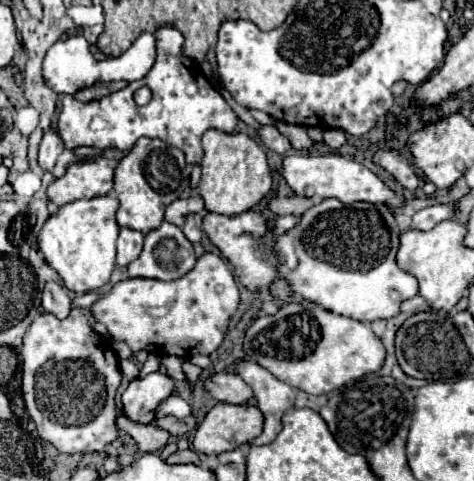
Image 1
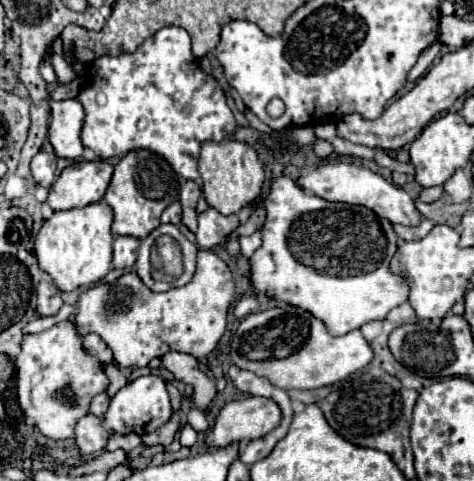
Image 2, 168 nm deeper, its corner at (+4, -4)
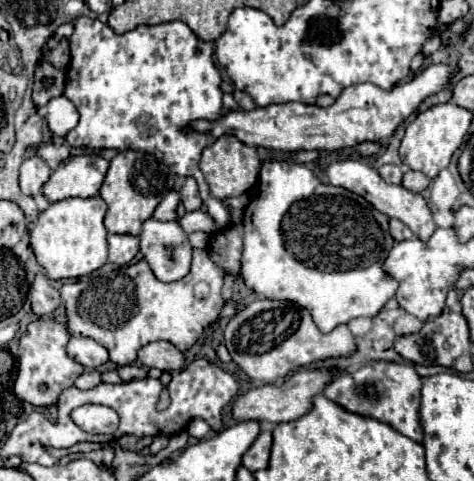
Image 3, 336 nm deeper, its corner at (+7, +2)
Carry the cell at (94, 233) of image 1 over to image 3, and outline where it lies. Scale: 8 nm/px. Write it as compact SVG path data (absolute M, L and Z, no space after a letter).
M95 195L89 199L65 199L45 209L31 231L31 247L37 263L51 279L83 277L107 263L107 229L103 225L107 213L105 201Z

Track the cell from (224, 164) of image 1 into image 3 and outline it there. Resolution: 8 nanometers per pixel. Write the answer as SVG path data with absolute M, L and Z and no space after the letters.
M221 135L213 145L203 149L199 169L203 171L205 181L209 183L211 195L215 199L223 201L223 199L229 199L229 197L243 195L245 191L249 191L257 183L261 161L257 157L255 147L243 145L235 135Z

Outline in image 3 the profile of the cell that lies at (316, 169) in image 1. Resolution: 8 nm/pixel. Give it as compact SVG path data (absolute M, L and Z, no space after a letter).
M347 159L347 161L335 161L331 165L327 165L325 169L325 175L329 177L329 183L331 185L337 185L337 187L343 187L343 189L349 189L351 193L357 193L361 197L365 197L377 211L389 215L389 217L395 217L399 221L403 221L419 239L429 239L431 233L437 229L437 225L433 223L433 217L431 217L431 211L425 203L425 199L419 195L419 193L411 193L407 191L403 185L391 185L391 183L385 183L381 179L381 175L367 163L363 161L355 161L355 159Z

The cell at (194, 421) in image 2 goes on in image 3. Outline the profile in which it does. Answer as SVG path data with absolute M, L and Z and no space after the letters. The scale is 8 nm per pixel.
M199 417L189 423L189 435L197 437L197 439L203 439L203 437L209 433L209 429L211 429L209 423L207 423L207 421L201 421Z

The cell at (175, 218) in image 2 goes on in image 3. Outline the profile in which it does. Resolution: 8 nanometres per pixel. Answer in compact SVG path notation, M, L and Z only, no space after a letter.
M169 191L169 193L163 197L163 201L157 205L153 217L155 217L157 221L173 221L173 219L177 217L177 215L175 215L177 205L179 205L179 193L177 193L177 191Z

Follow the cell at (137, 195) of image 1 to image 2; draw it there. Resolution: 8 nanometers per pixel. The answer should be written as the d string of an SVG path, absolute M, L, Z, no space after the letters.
M136 149L130 151L122 161L114 167L114 175L110 181L110 187L104 195L108 205L114 211L114 223L112 233L114 235L132 235L136 239L144 239L160 225L162 211L178 199L180 181L174 169L158 155Z

